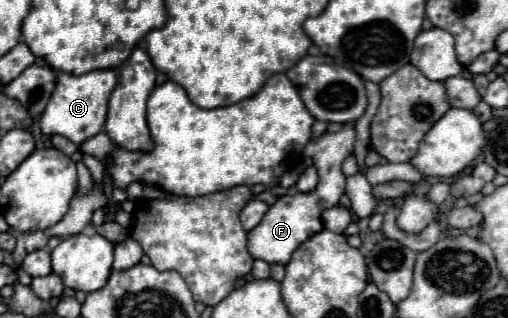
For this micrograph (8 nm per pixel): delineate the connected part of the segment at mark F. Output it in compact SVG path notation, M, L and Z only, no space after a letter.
M354 123L344 125L342 131L338 133L324 133L320 139L310 141L304 149L308 157L314 159L314 165L318 169L318 179L320 183L316 185L314 191L300 193L300 191L290 191L282 195L264 215L260 225L256 225L252 231L248 231L248 251L254 259L262 259L266 263L278 263L286 265L300 247L300 243L308 241L316 231L324 229L324 223L320 219L322 211L336 207L340 197L346 193L346 177L342 173L342 163L344 159L354 151Z

